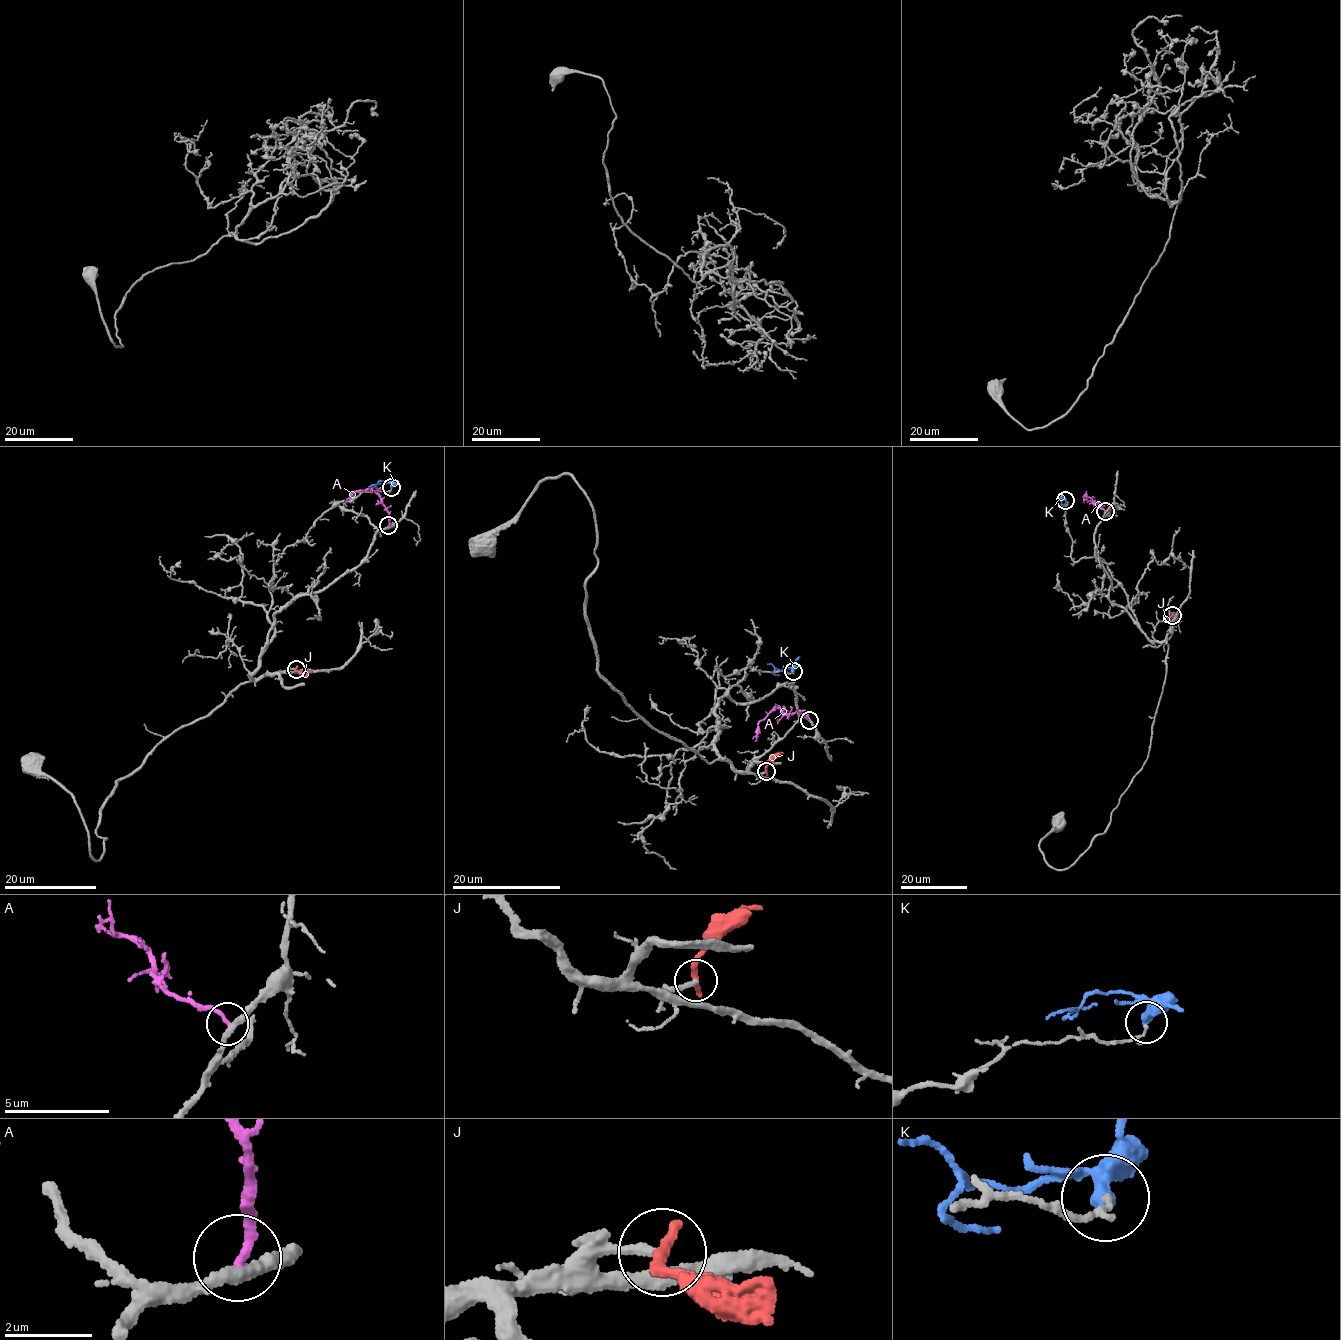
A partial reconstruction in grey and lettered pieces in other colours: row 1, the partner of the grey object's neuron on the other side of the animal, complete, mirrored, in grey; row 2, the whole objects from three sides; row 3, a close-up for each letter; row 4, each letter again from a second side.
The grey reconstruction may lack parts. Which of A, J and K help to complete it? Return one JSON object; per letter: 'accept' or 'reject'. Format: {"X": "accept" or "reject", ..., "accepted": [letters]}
{"A": "reject", "J": "reject", "K": "reject", "accepted": []}

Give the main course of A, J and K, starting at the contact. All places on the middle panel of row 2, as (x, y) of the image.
A: (809, 721), (806, 713), (801, 711), (790, 715), (778, 708), (758, 723), (758, 733), (753, 739)
J: (766, 772), (767, 765), (783, 753)
K: (793, 670), (775, 668), (773, 671), (780, 675)

